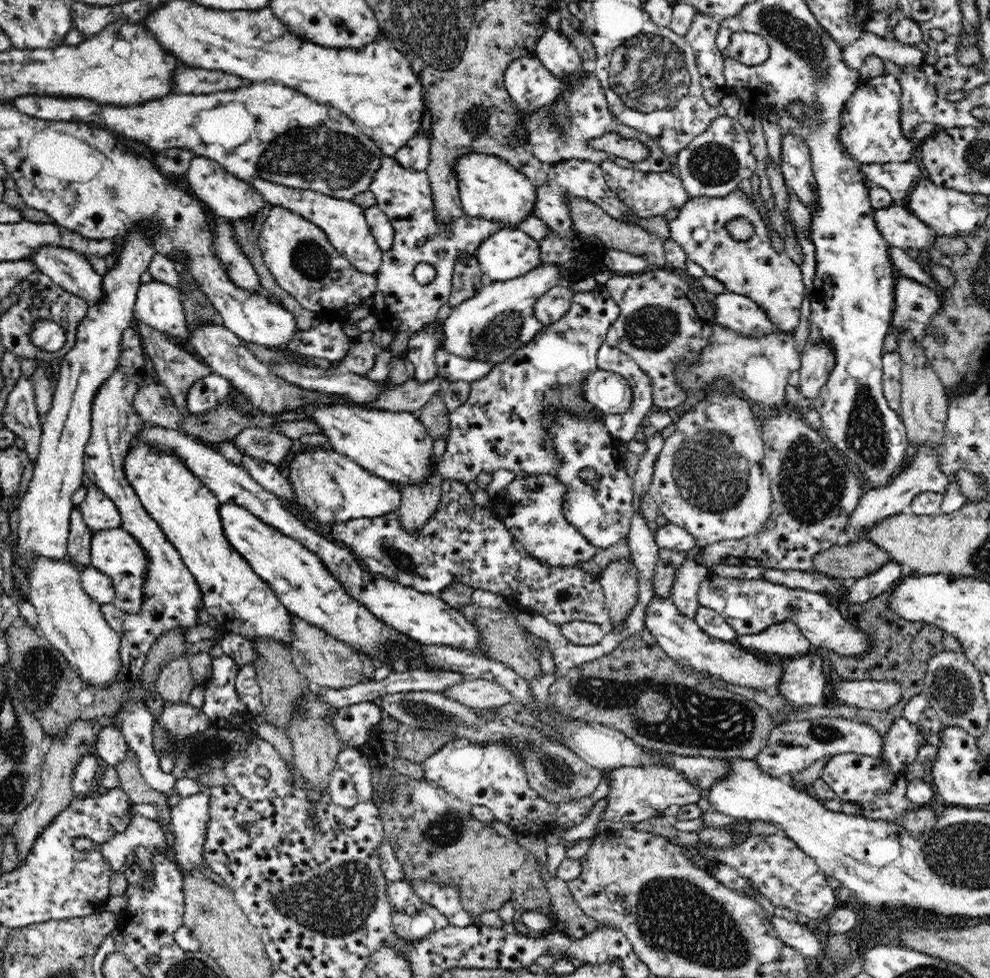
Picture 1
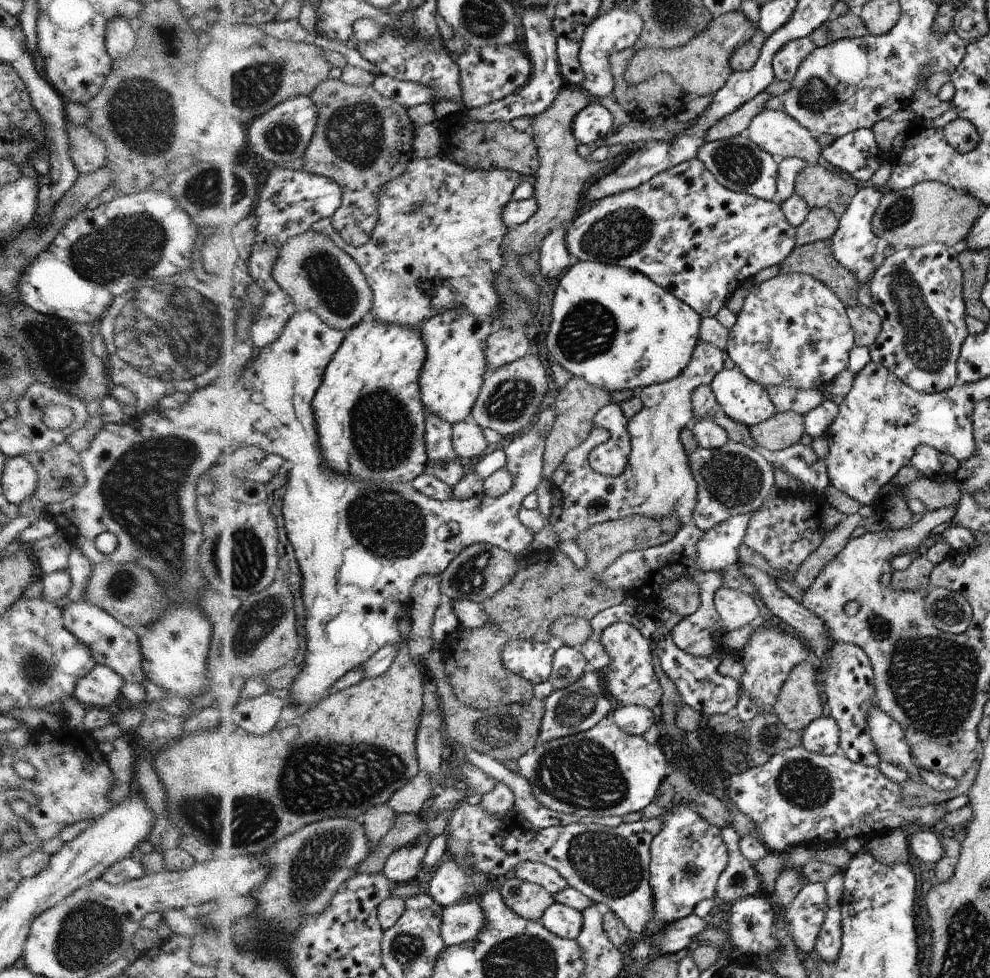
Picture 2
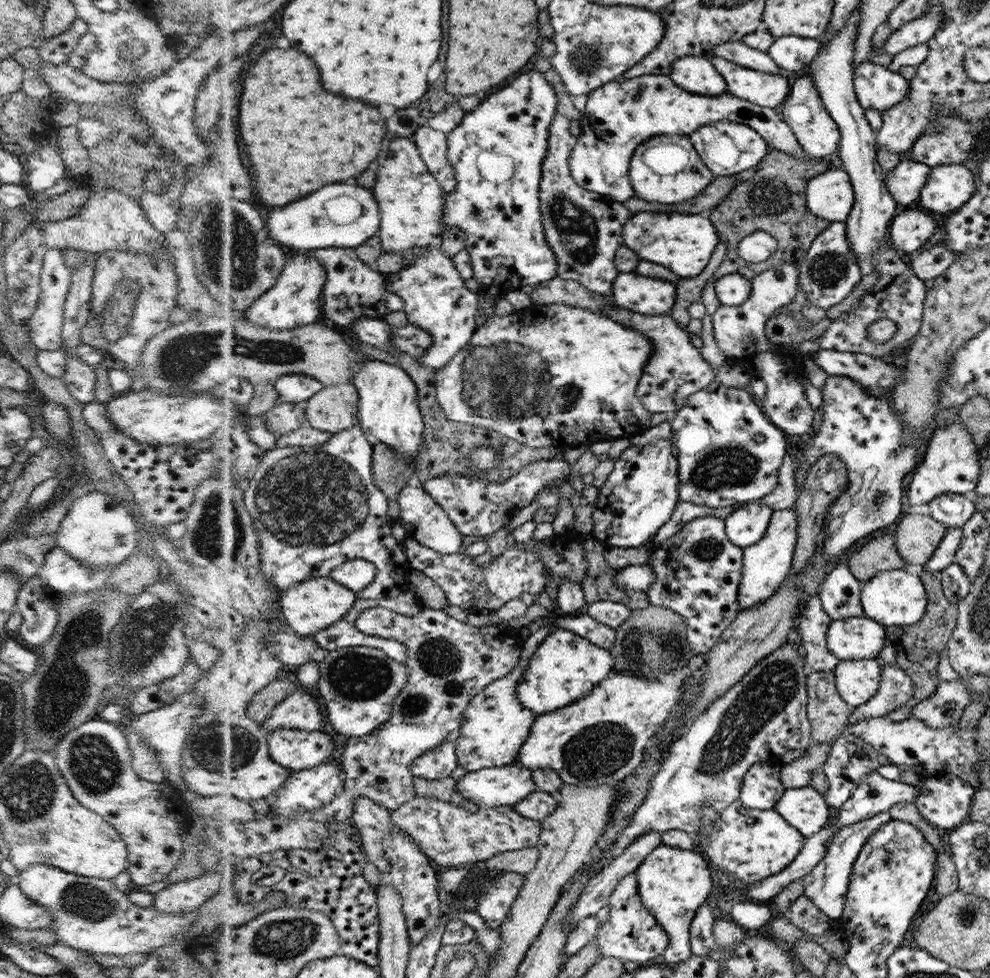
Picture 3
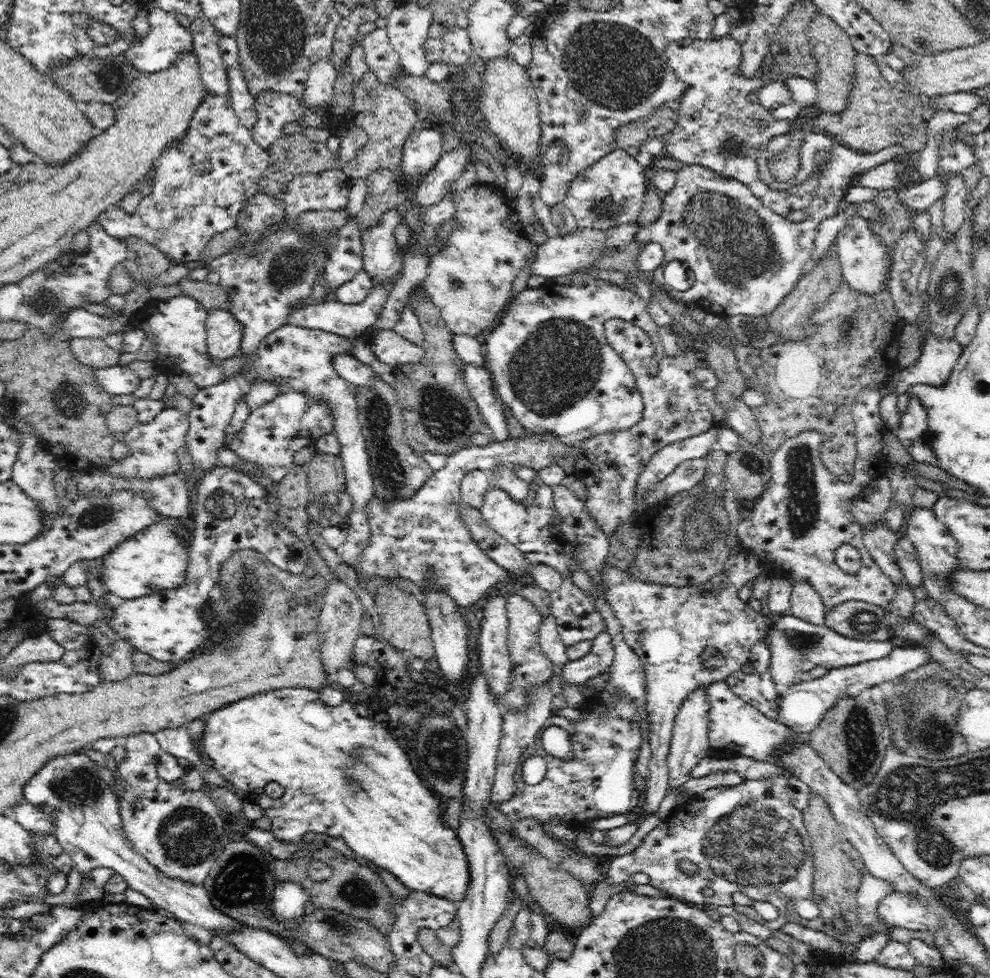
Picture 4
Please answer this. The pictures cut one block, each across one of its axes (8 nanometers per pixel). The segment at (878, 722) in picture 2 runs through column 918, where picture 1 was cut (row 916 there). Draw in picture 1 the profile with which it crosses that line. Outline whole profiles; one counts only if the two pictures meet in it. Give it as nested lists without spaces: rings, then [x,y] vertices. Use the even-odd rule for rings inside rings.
[[[770,917],[772,928],[776,930],[776,936],[784,942],[784,944],[800,951],[804,956],[810,958],[820,958],[824,952],[824,944],[805,924],[796,924],[779,917]]]

